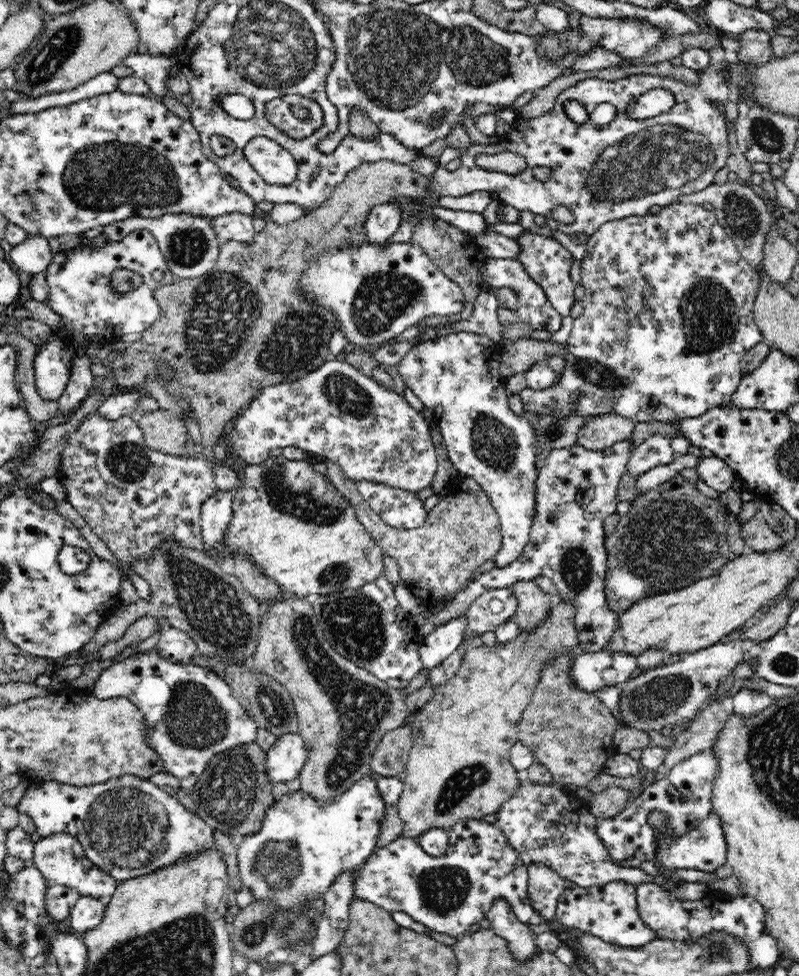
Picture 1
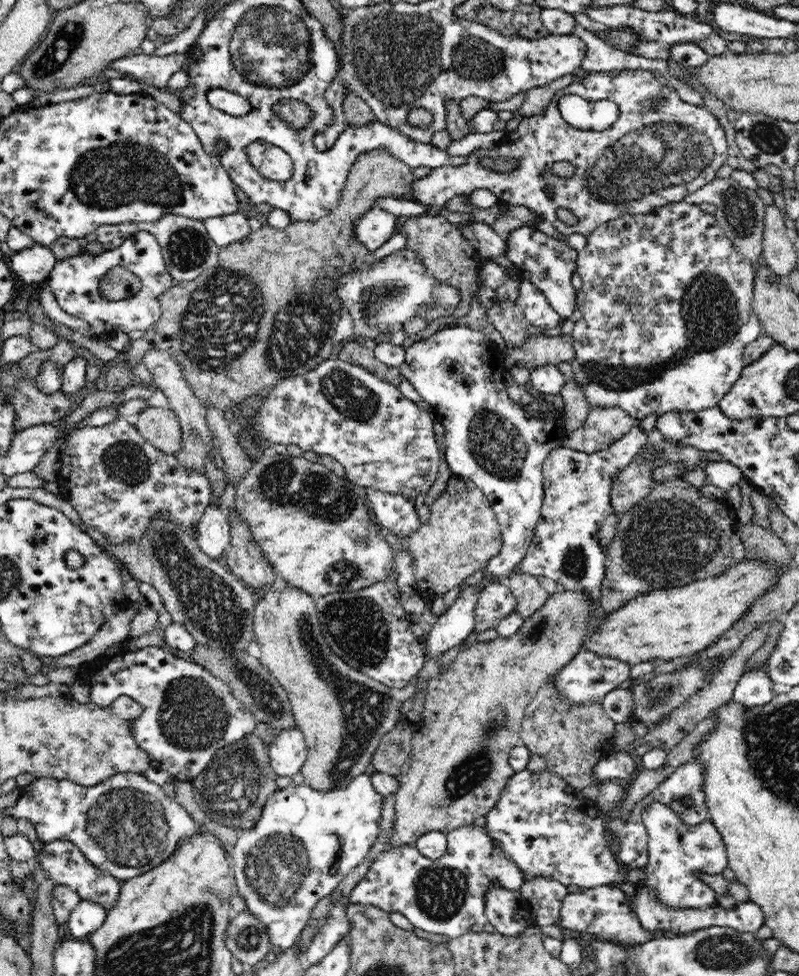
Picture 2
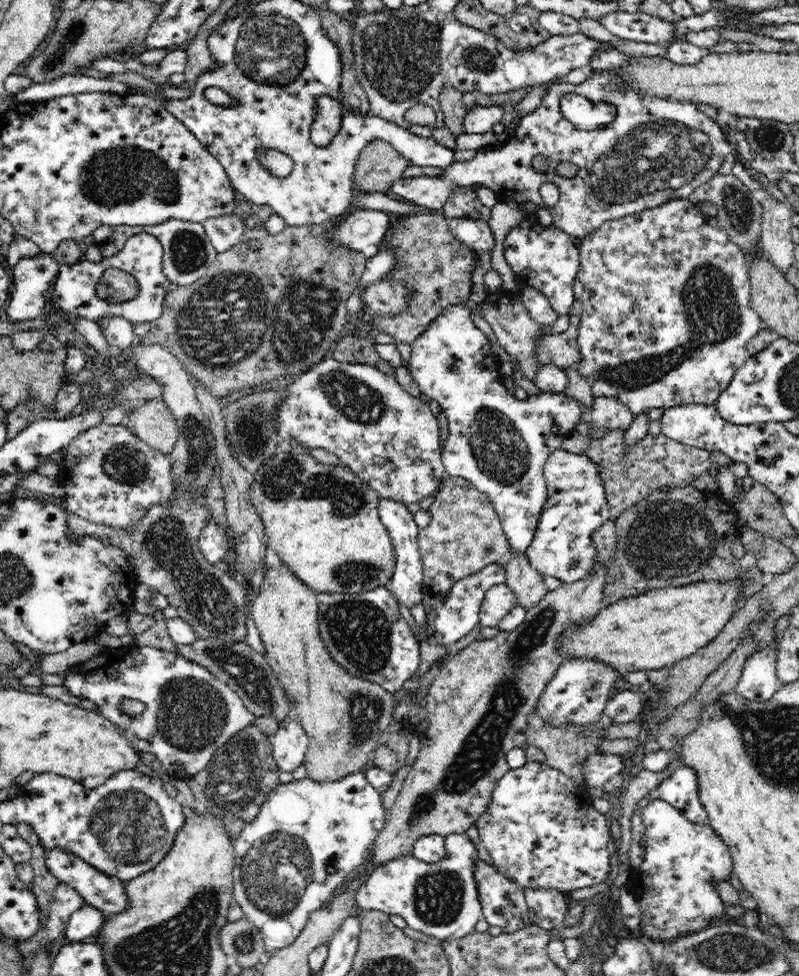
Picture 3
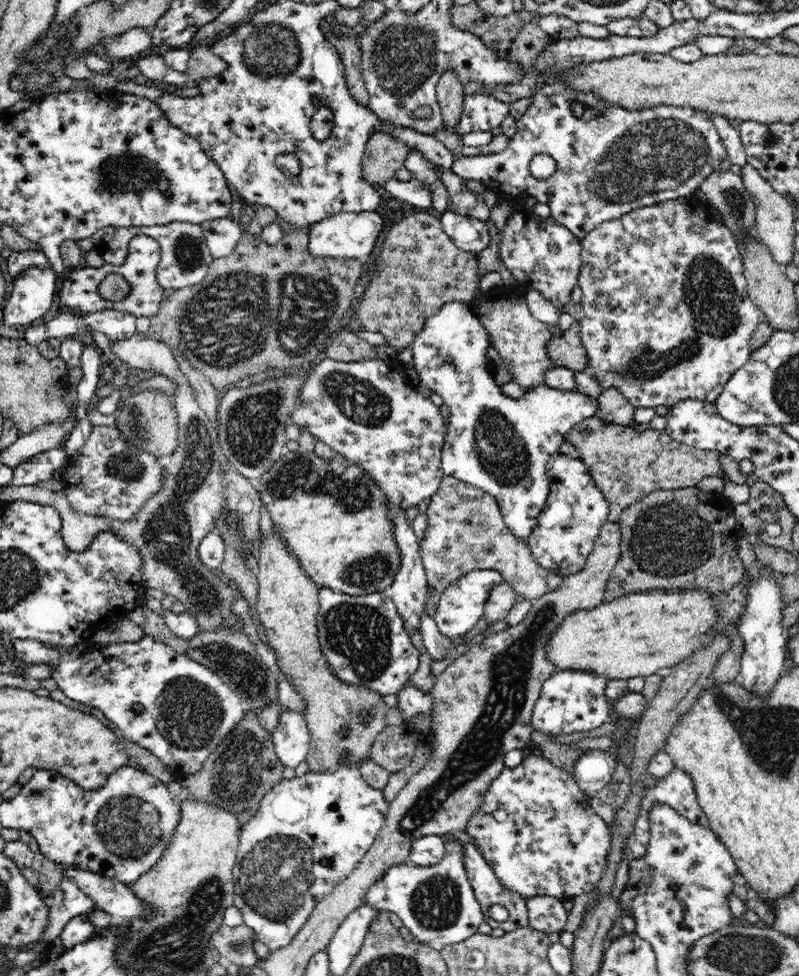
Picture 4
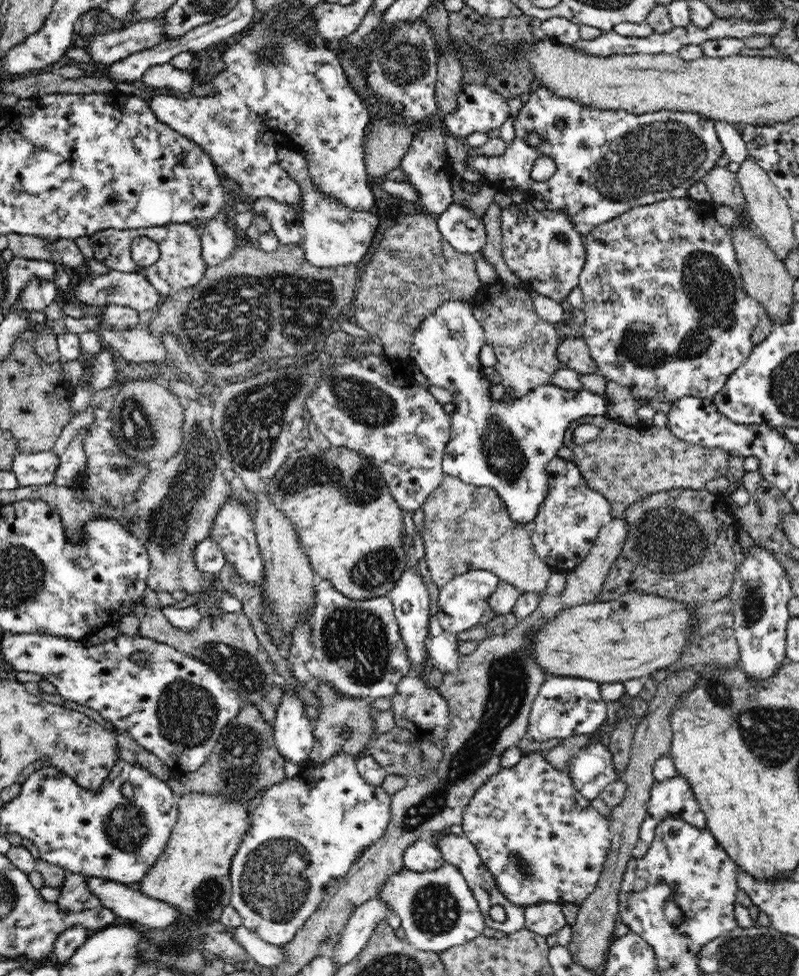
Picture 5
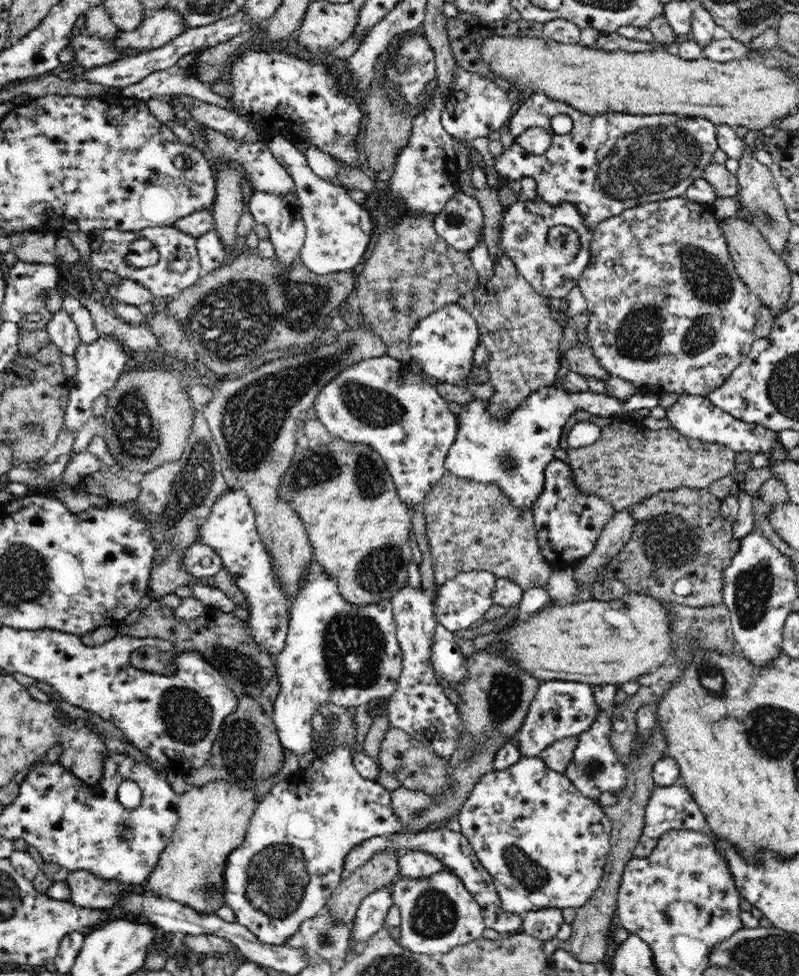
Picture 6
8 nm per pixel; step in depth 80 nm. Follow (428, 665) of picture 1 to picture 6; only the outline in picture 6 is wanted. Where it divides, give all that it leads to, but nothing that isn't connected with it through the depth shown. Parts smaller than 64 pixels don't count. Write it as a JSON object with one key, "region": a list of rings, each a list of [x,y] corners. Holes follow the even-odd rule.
{"region":[[[457,302],[447,304],[423,318],[409,338],[411,361],[422,366],[426,374],[437,378],[440,383],[462,386],[470,370],[472,370],[472,355],[480,343],[478,325],[475,318],[464,310]],[[550,385],[528,394],[524,401],[520,402],[520,407],[514,410],[508,419],[492,419],[492,415],[488,415],[486,401],[472,398],[468,404],[462,405],[462,411],[457,416],[457,420],[459,420],[457,438],[444,462],[445,471],[452,472],[456,477],[465,480],[472,480],[481,484],[496,484],[516,507],[532,509],[538,495],[544,490],[546,465],[555,460],[554,452],[560,446],[562,430],[572,414],[576,414],[576,411],[586,411],[597,417],[605,418],[633,415],[633,412],[639,409],[652,409],[659,405],[659,395],[654,393],[638,392],[627,401],[620,401],[618,397],[612,397],[605,393],[596,393],[590,390],[574,393],[569,392],[564,387],[558,388]],[[471,570],[458,573],[452,580],[439,585],[433,601],[433,613],[437,622],[453,633],[479,623],[483,624],[484,614],[494,604],[492,593],[495,590],[496,581],[497,578],[492,573]]]}

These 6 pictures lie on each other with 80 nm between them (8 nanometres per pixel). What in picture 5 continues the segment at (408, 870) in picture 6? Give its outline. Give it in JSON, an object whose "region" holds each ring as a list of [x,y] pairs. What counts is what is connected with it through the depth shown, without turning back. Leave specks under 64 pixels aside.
{"region":[[[433,835],[423,836],[413,842],[403,850],[402,858],[403,868],[412,872],[430,872],[440,868],[445,862]]]}

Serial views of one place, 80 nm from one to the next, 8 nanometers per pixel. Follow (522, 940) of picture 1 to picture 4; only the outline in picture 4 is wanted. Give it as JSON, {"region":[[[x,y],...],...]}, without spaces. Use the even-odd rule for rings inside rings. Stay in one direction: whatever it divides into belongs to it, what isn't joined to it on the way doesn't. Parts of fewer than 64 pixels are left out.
{"region":[[[464,843],[464,847],[465,870],[482,909],[484,922],[488,923],[492,929],[500,928],[505,933],[528,926],[526,900],[522,899],[518,892],[512,892],[502,887],[498,877],[493,873],[492,867],[484,860],[481,852],[472,843]],[[495,904],[508,909],[510,917],[506,922],[498,923],[496,920],[489,918],[489,910]]]}

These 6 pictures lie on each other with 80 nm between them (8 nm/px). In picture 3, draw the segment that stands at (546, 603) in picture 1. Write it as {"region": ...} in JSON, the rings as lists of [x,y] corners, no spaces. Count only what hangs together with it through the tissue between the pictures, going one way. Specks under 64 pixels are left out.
{"region":[[[446,475],[439,486],[440,490],[435,493],[435,499],[429,508],[431,521],[428,526],[419,529],[417,534],[417,546],[419,547],[422,559],[422,573],[424,573],[424,588],[432,592],[448,592],[451,586],[461,578],[482,570],[488,564],[501,564],[506,571],[505,583],[514,591],[517,604],[528,610],[537,602],[540,602],[549,591],[542,580],[540,571],[534,569],[528,561],[527,555],[515,554],[508,537],[504,533],[498,513],[494,509],[493,502],[488,499],[484,492],[478,491],[471,483],[464,478]]]}

